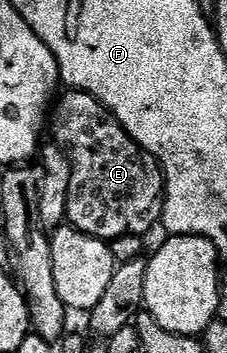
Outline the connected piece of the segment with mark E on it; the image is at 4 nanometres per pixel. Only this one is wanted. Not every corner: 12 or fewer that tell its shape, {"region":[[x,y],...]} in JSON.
{"region":[[91,94],[56,101],[73,166],[67,220],[106,242],[144,237],[165,174]]}

